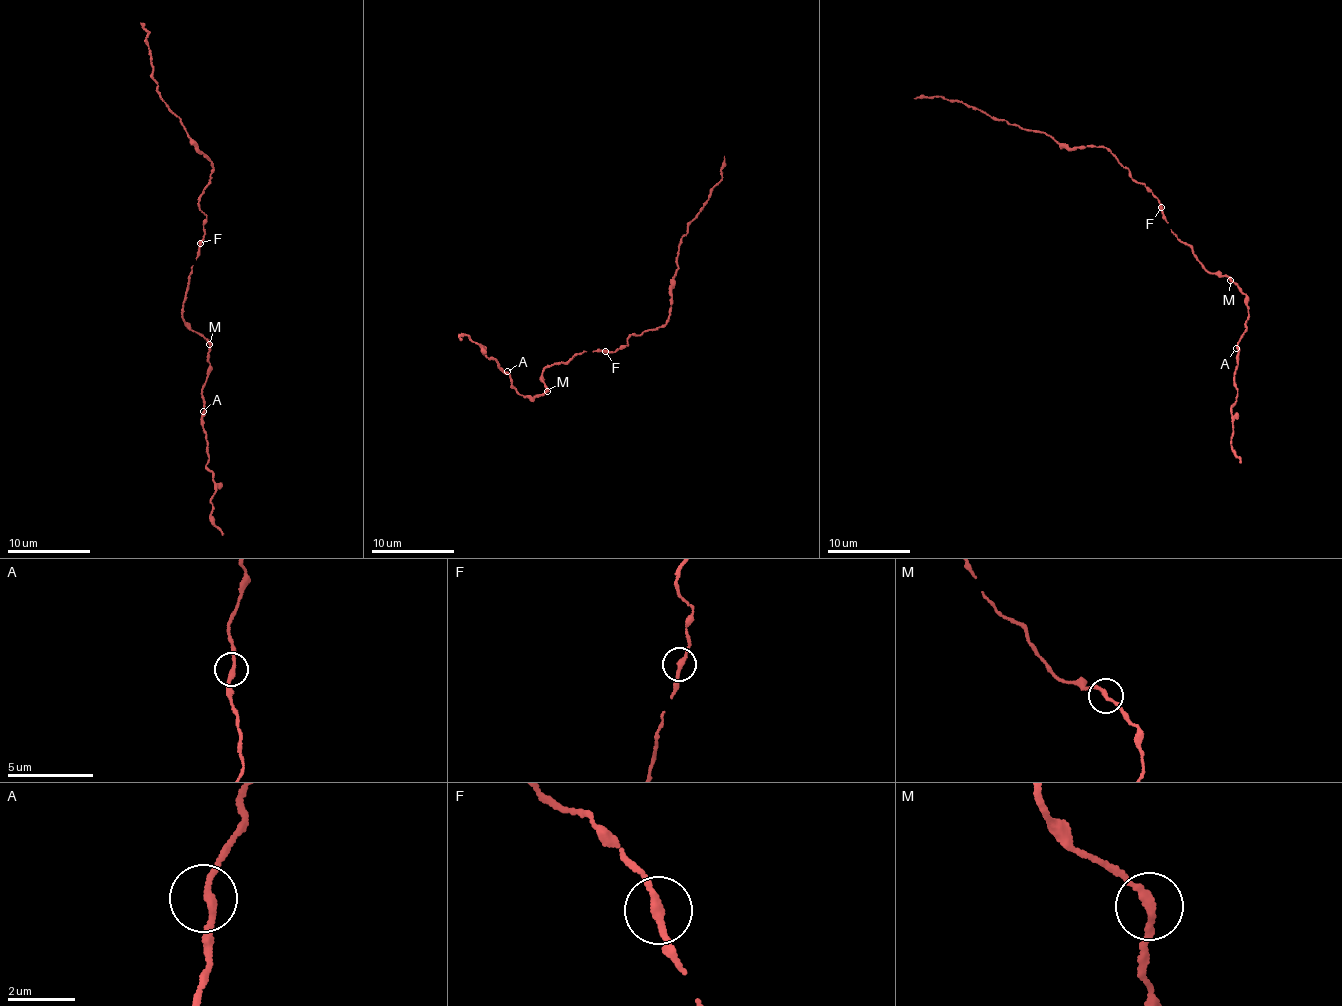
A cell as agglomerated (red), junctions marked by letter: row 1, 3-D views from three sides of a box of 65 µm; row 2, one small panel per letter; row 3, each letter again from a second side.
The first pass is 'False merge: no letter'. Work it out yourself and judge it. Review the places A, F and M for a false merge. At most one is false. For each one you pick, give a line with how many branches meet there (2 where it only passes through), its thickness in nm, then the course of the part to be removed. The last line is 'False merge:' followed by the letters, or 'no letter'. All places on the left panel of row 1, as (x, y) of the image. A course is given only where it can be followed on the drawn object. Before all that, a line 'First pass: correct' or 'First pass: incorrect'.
First pass: correct
False merge: no letter

